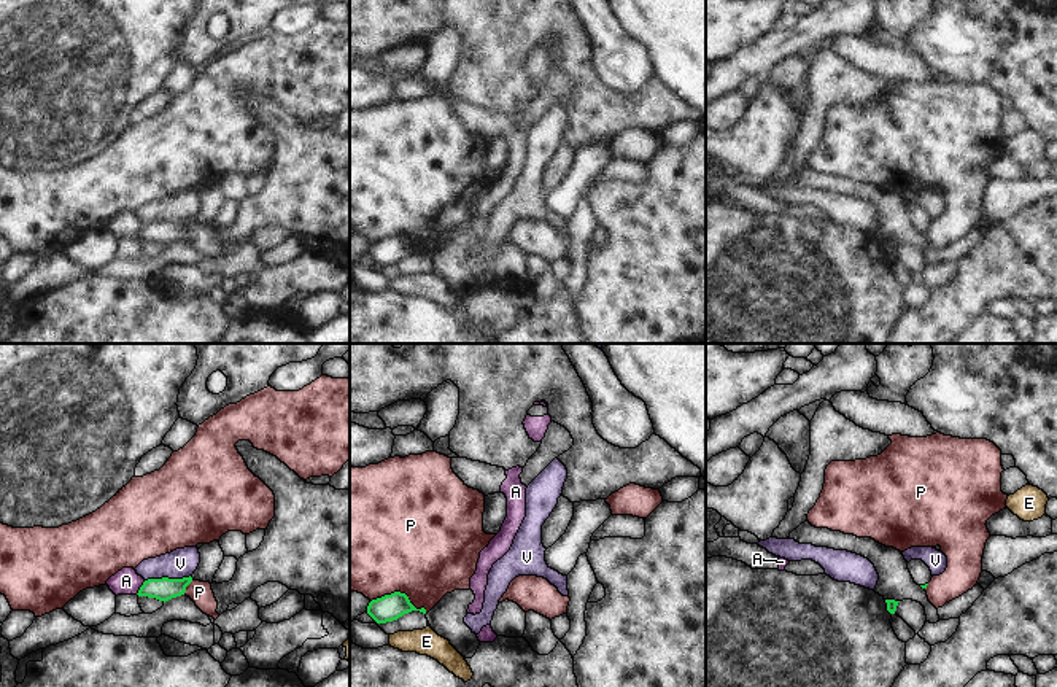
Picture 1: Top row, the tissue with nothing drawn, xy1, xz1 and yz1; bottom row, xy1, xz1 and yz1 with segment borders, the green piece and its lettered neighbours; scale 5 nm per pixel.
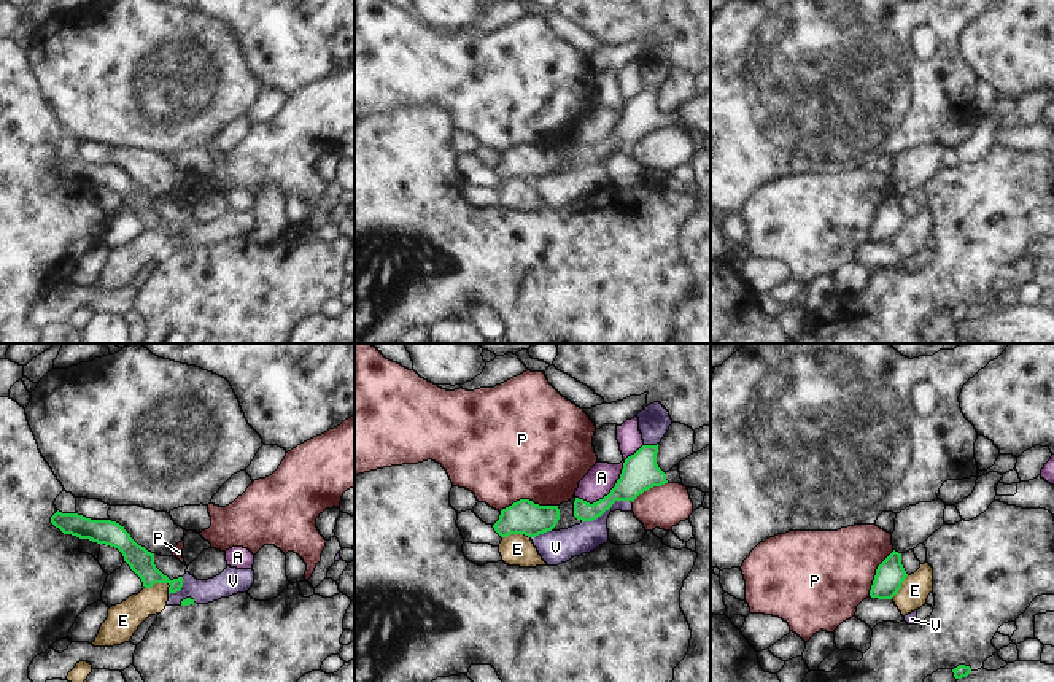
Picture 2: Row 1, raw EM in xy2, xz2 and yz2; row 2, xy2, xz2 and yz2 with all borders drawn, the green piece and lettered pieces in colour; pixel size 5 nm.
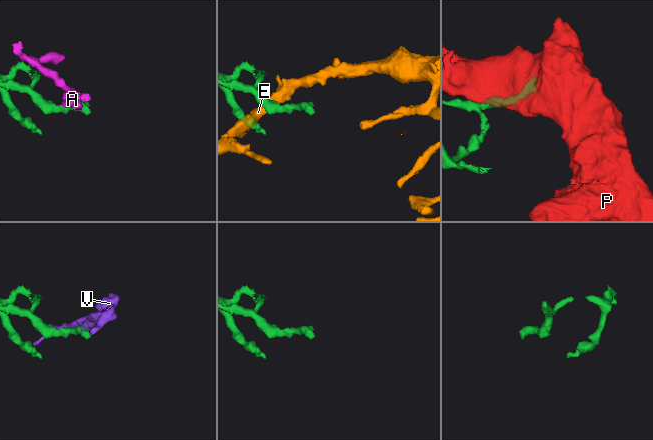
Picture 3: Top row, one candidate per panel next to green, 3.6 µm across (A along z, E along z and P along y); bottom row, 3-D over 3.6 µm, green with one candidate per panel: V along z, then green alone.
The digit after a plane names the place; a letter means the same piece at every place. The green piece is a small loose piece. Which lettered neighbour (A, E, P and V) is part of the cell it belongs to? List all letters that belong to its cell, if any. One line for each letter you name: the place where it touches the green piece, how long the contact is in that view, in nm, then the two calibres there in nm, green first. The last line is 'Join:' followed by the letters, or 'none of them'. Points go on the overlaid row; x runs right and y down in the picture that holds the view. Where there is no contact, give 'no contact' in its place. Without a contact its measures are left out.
Join: none of them

